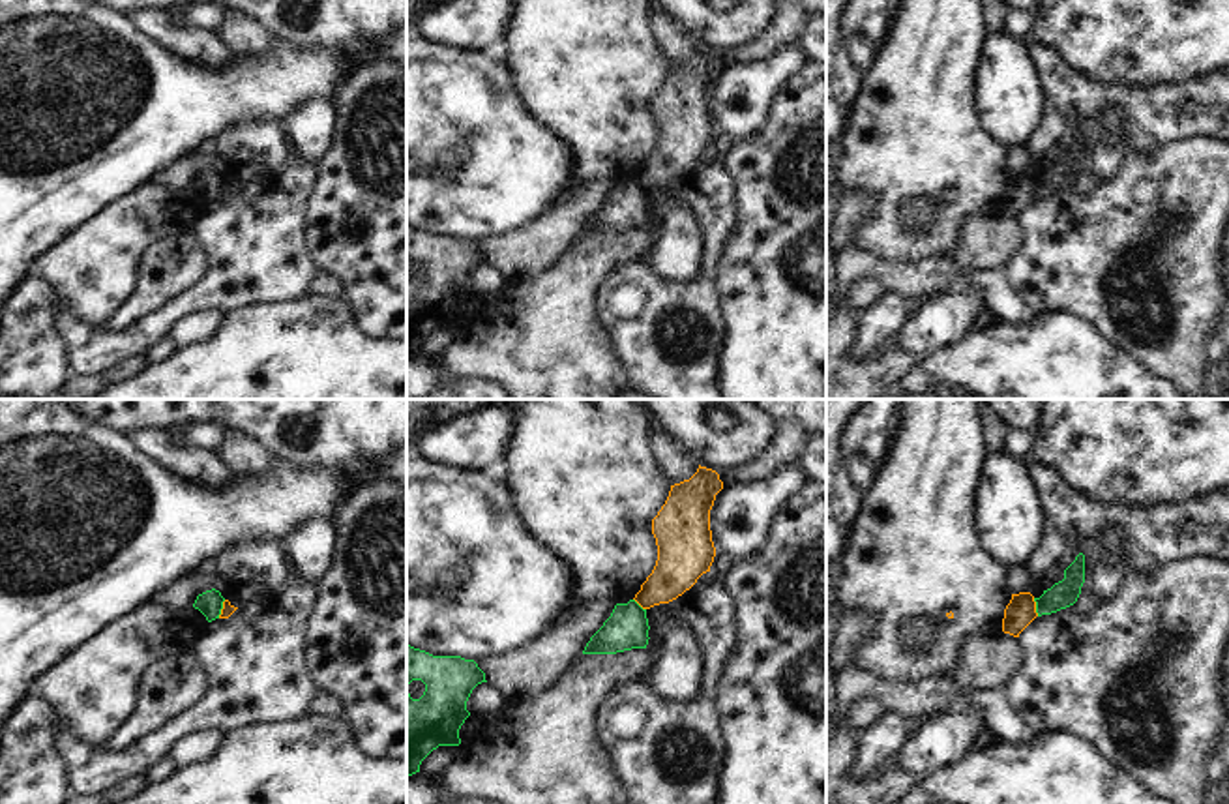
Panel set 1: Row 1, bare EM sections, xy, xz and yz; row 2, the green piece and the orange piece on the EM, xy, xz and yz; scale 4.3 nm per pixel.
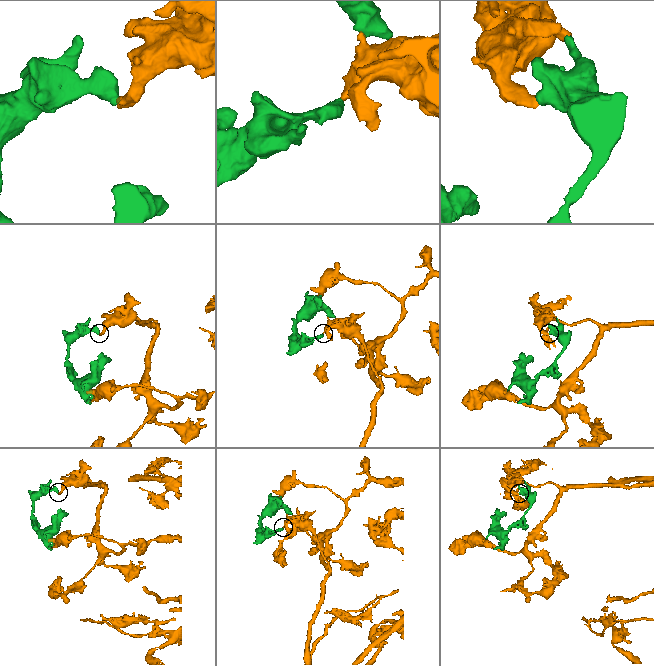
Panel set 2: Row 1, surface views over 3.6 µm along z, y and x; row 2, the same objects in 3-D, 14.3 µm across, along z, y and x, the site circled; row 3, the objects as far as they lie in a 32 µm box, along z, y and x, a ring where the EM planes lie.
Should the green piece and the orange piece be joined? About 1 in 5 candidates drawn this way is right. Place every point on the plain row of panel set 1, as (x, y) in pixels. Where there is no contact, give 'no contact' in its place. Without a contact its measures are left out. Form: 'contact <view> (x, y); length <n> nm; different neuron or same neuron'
contact yz (1036, 188); length 80 nm; different neuron

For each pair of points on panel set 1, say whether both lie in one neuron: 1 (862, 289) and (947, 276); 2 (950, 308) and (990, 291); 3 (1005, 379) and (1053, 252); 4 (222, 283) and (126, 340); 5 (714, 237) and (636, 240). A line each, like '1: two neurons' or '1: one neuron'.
1: two neurons
2: two neurons
3: two neurons
4: one neuron
5: two neurons

